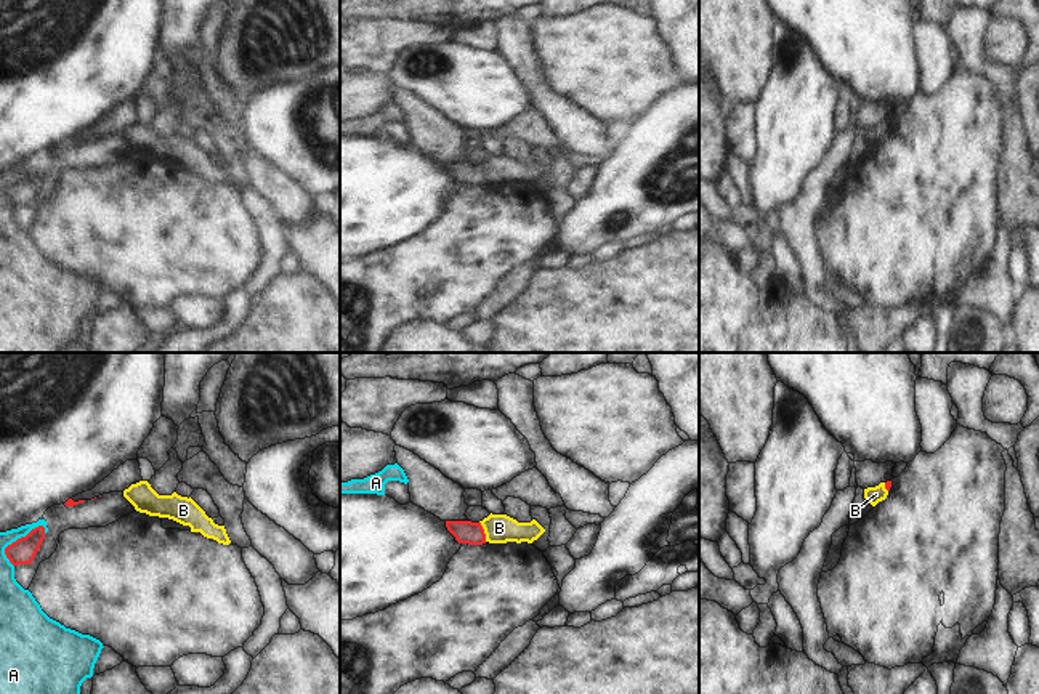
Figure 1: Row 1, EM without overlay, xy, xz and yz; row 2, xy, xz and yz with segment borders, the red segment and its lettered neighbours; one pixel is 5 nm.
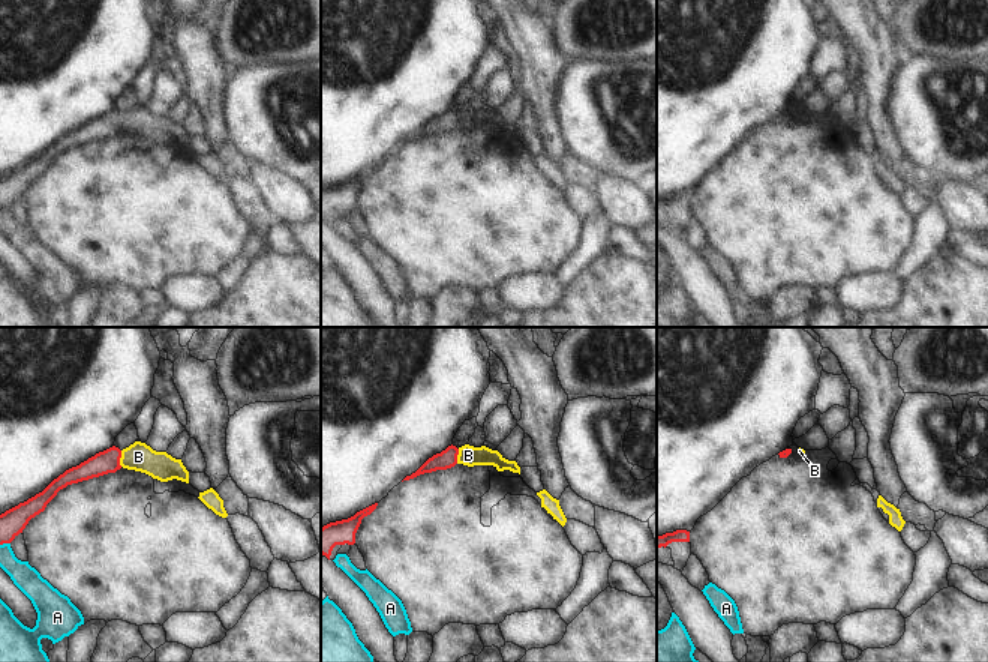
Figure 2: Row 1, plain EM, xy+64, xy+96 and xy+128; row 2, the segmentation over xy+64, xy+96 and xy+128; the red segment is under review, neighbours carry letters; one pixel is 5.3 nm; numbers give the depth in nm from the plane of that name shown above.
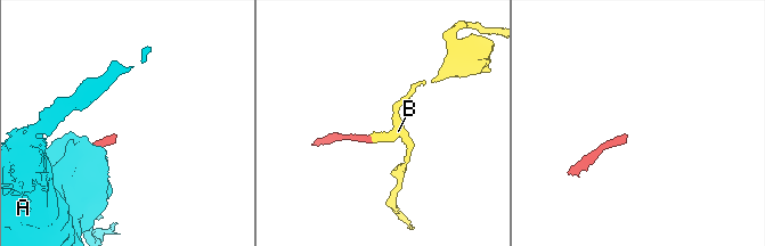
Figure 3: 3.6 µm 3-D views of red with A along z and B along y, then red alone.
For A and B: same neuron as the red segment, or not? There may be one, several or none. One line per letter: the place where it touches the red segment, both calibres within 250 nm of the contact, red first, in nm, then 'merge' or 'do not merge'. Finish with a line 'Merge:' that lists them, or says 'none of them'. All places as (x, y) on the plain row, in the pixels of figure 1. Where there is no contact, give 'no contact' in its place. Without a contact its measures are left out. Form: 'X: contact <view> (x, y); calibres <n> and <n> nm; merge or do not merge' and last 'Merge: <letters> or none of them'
A: contact xy (18, 180); calibres 130 and 100 nm; do not merge
B: contact xz (483, 172); calibres 110 and 140 nm; merge
Merge: B

